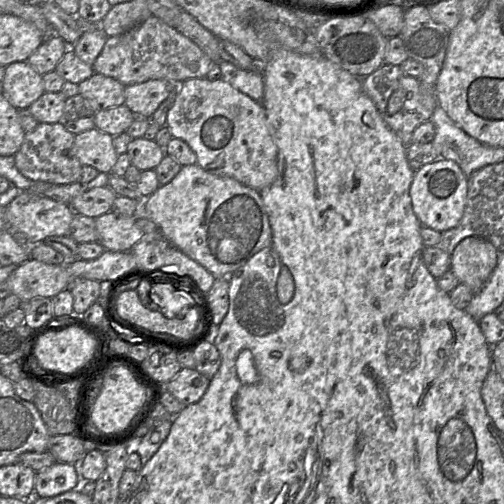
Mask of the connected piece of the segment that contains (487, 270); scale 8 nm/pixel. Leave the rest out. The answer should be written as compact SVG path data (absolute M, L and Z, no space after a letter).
M470 236L460 241L450 259L450 270L460 283L478 293L497 265L495 246L486 239Z

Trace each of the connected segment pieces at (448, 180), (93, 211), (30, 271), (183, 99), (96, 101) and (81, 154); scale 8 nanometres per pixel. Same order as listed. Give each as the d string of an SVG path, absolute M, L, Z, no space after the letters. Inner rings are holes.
M437 159L415 171L409 188L412 210L422 226L441 232L456 227L464 213L468 178L453 160Z
M109 186L97 187L76 196L70 206L75 213L97 218L111 211L117 196Z
M29 257L6 279L9 292L28 302L37 297L52 298L71 286L65 264L48 264Z
M192 78L176 85L176 97L166 121L172 137L184 140L196 153L196 163L208 172L234 178L257 191L269 187L278 176L278 148L269 133L262 103L223 79Z
M94 73L78 84L79 94L93 107L95 112L125 104L126 85L113 77Z
M96 127L76 134L74 155L83 166L92 166L101 173L111 173L119 156L113 137Z

